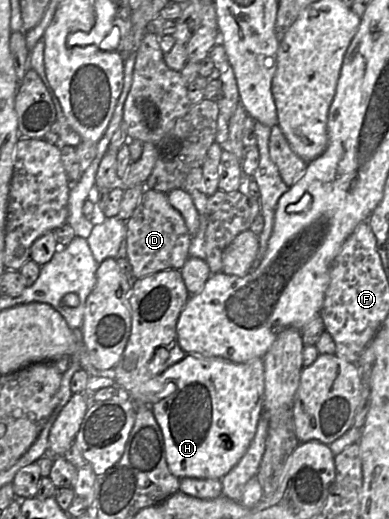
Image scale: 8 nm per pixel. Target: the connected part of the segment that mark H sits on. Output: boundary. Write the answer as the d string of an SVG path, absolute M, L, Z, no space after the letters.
M186 354L181 361L149 380L147 390L160 392L168 383L173 383L175 390L150 408L163 434L170 472L178 479L222 479L243 457L255 436L263 412L263 358L234 363L222 358Z

